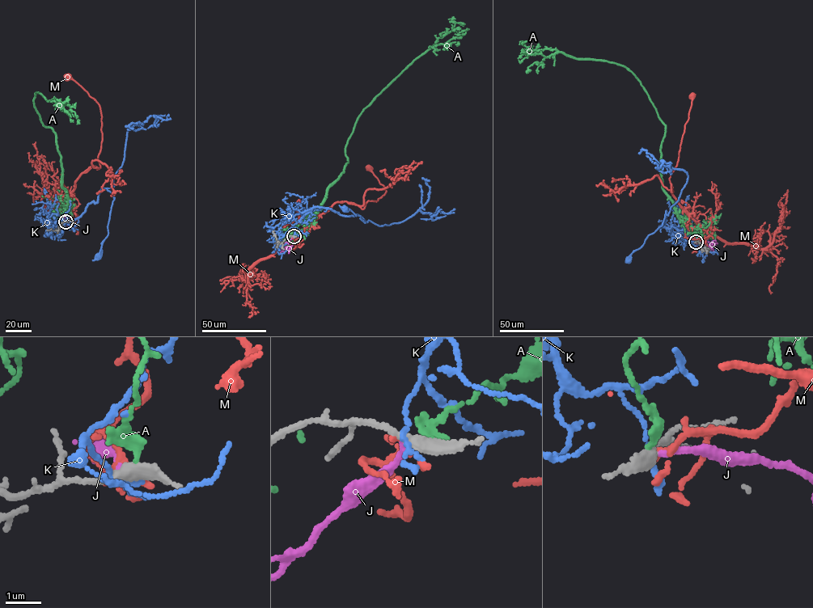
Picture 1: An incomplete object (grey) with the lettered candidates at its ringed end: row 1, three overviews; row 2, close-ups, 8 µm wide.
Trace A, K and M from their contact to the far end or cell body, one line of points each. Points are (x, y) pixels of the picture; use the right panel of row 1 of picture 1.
A: (696, 241), (662, 187), (666, 128), (633, 73), (615, 63), (561, 52), (518, 60)
K: (696, 242), (692, 238), (686, 240), (664, 227), (660, 229), (666, 221), (666, 211), (662, 225), (628, 259)
M: (696, 241), (706, 238), (710, 233), (683, 210), (672, 188), (671, 192), (669, 178), (679, 157), (692, 95)

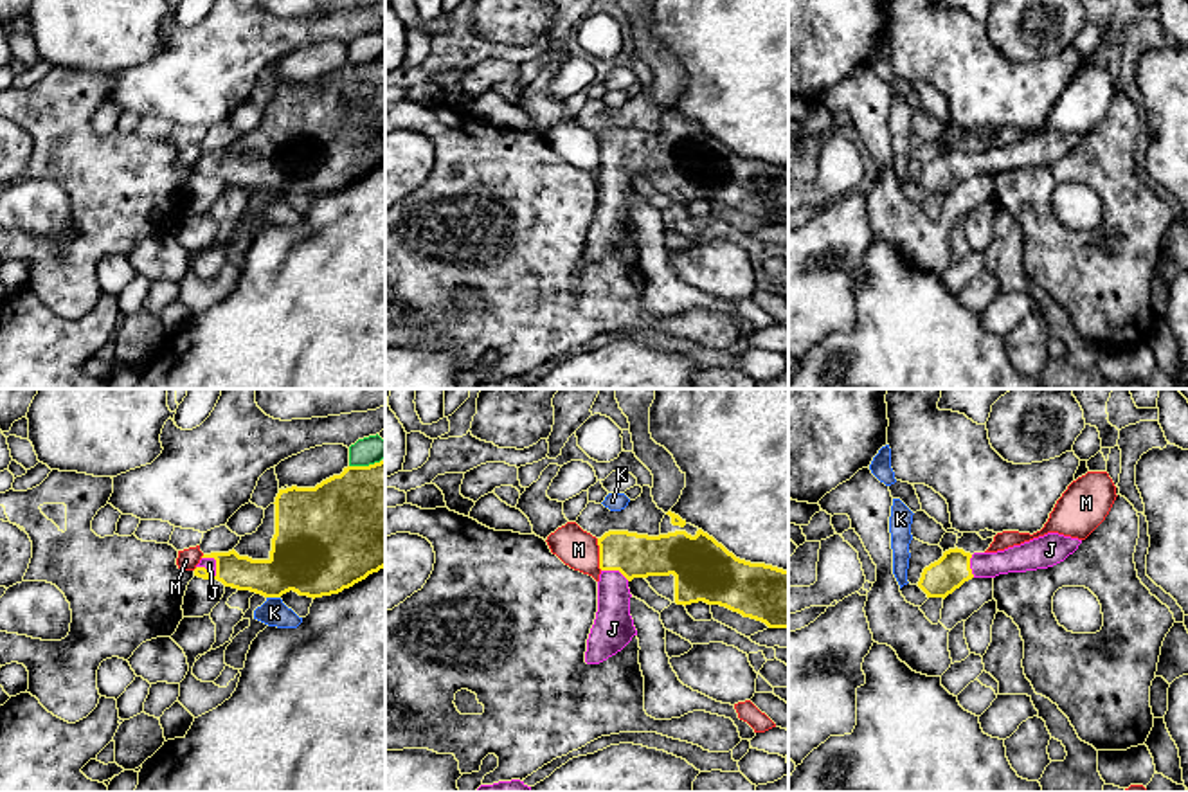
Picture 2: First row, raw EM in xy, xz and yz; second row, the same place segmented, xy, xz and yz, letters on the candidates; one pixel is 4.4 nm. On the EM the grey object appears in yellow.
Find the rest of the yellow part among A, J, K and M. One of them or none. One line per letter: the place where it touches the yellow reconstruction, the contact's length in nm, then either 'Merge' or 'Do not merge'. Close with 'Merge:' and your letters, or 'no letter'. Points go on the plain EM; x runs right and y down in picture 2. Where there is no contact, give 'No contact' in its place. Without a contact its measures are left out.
A: Touches yellow at xy (364, 63). Shared border 150 nm. Do not merge
J: Touches yellow at xy (207, 168). Shared border 120 nm. Merge
K: Touches yellow at xy (274, 193). Shared border 60 nm. Do not merge
M: Touches yellow at xz (600, 152). Shared border 150 nm. Do not merge
Merge: J

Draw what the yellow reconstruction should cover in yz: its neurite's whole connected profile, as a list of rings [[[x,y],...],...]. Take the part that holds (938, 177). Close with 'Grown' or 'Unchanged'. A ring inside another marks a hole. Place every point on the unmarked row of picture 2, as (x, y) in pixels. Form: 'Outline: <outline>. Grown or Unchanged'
Outline: [[[1048,130],[997,149],[949,146],[923,166],[918,184],[927,194],[947,194],[972,175],[995,175],[1008,169],[1048,166],[1073,151],[1082,137]]]. Grown

